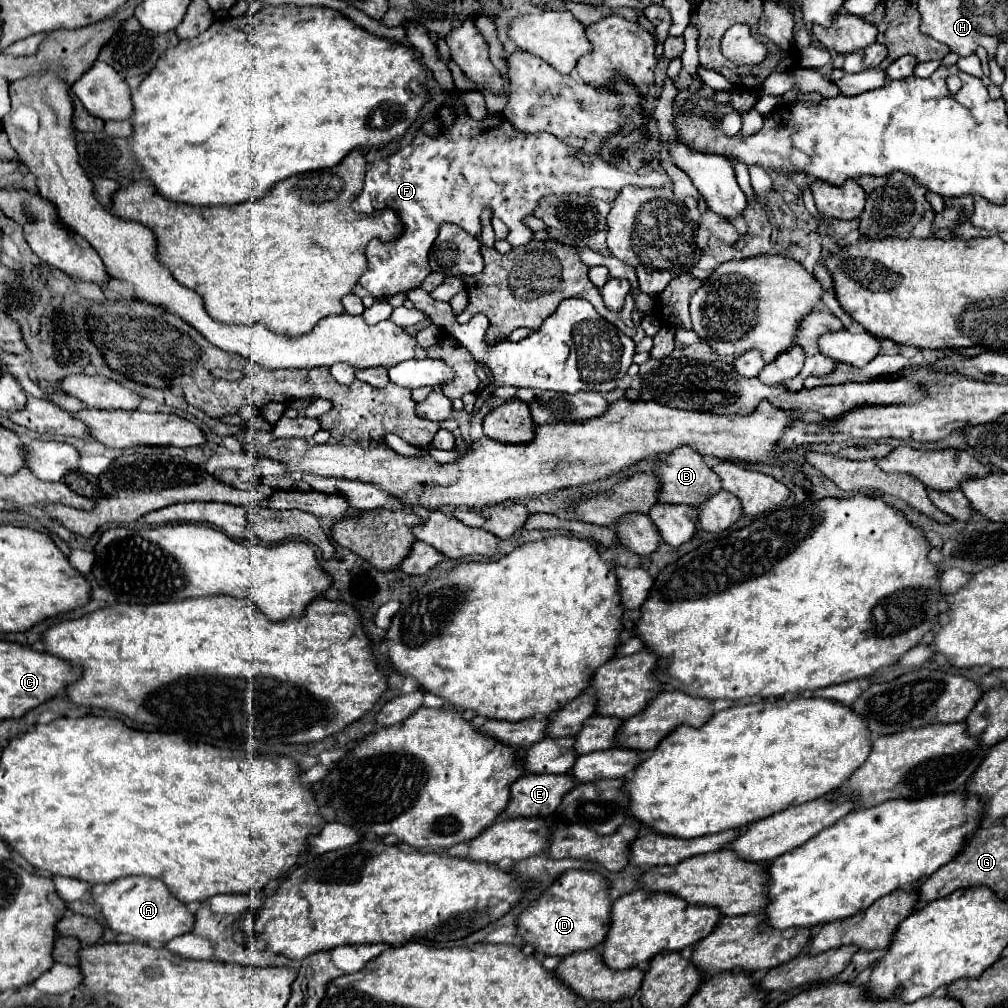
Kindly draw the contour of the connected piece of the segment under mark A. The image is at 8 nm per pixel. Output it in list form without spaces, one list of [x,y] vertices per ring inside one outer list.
[[[128,876],[108,884],[96,884],[92,886],[92,898],[112,930],[132,934],[146,944],[168,944],[172,938],[190,932],[194,926],[194,914],[188,912],[186,904],[172,896],[162,880],[150,876]]]

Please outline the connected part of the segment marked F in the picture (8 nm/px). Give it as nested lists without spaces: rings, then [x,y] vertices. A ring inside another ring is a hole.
[[[466,116],[466,118],[456,118],[456,122],[454,122],[448,130],[442,130],[438,138],[430,138],[430,136],[426,136],[426,134],[416,134],[416,138],[412,140],[412,144],[408,144],[406,148],[402,148],[402,150],[396,152],[394,156],[384,158],[384,160],[376,160],[376,162],[368,164],[368,168],[366,168],[364,190],[362,190],[362,194],[352,202],[352,208],[356,208],[356,212],[374,212],[374,210],[380,210],[380,208],[390,208],[390,210],[394,210],[394,212],[398,214],[398,218],[400,218],[400,222],[402,222],[402,226],[404,226],[402,234],[400,234],[396,240],[390,240],[390,242],[370,240],[370,242],[368,242],[368,246],[366,246],[368,270],[360,276],[360,284],[362,284],[362,286],[370,292],[370,296],[376,298],[376,300],[386,300],[386,298],[390,298],[390,296],[394,296],[394,294],[398,294],[398,292],[408,292],[408,290],[418,288],[418,286],[422,284],[422,280],[432,272],[432,270],[430,270],[430,264],[428,264],[428,250],[430,250],[430,246],[432,246],[432,242],[434,242],[434,236],[438,234],[440,224],[444,224],[444,222],[452,222],[452,224],[458,224],[460,228],[464,228],[466,232],[478,236],[478,234],[480,234],[480,228],[482,228],[482,226],[480,226],[480,214],[482,214],[484,208],[492,208],[494,216],[500,218],[500,220],[508,226],[508,230],[510,230],[510,232],[508,232],[508,242],[516,248],[516,246],[528,244],[528,242],[532,240],[532,232],[530,232],[530,228],[526,228],[526,226],[522,224],[522,218],[526,218],[526,216],[530,216],[530,214],[534,212],[534,208],[536,208],[540,196],[544,196],[544,194],[564,194],[564,192],[588,194],[594,186],[612,188],[612,190],[620,190],[620,188],[624,188],[624,186],[627,185],[661,188],[670,183],[669,177],[664,172],[658,172],[658,170],[640,170],[640,172],[636,172],[636,170],[632,170],[626,158],[622,158],[616,166],[610,168],[608,164],[604,164],[602,158],[596,158],[592,164],[582,164],[582,162],[576,160],[574,152],[576,152],[576,148],[566,146],[566,144],[564,144],[562,140],[558,140],[554,134],[548,134],[548,132],[540,132],[540,134],[524,134],[524,132],[516,132],[516,128],[512,128],[512,124],[508,124],[508,120],[504,120],[504,116],[488,116],[488,118],[484,118],[484,120],[472,120],[470,116]]]

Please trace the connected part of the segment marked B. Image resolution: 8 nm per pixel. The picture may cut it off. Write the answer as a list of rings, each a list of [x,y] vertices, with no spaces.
[[[680,446],[670,454],[664,454],[654,460],[652,474],[658,478],[658,500],[664,504],[688,504],[700,506],[704,500],[722,490],[720,478],[712,472],[712,468],[702,460],[700,454],[692,452],[688,446]]]

